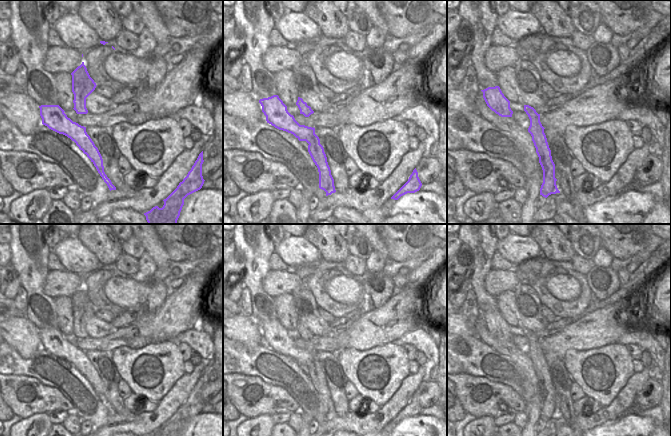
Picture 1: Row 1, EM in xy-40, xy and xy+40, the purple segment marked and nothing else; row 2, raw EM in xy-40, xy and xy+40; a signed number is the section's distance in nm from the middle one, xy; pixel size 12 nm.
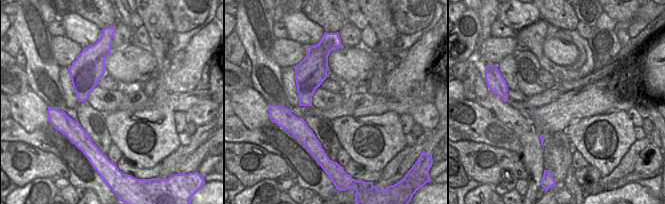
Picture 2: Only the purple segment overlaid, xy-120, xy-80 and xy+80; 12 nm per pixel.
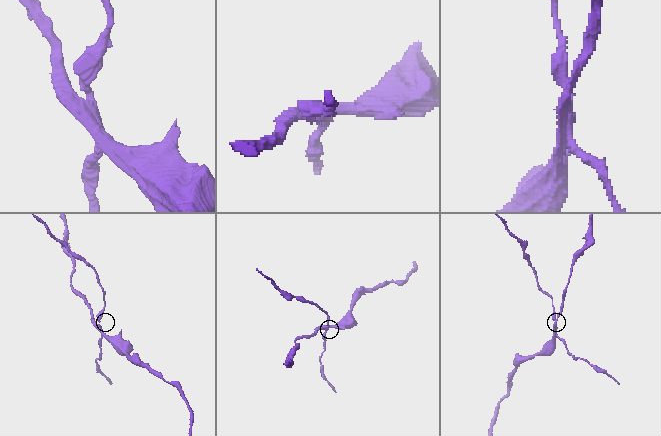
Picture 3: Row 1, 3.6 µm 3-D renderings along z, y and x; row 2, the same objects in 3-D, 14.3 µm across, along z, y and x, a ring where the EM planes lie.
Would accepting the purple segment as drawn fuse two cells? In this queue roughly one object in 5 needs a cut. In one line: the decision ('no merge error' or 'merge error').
merge error

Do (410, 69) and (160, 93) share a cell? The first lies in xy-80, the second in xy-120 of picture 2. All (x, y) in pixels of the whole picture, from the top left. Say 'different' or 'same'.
different

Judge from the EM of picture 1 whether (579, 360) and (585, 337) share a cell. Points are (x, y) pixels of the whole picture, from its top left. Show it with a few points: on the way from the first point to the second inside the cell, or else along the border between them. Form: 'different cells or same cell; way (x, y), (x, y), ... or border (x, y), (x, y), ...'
different cells; border (604, 345), (582, 350), (568, 349), (562, 357)

